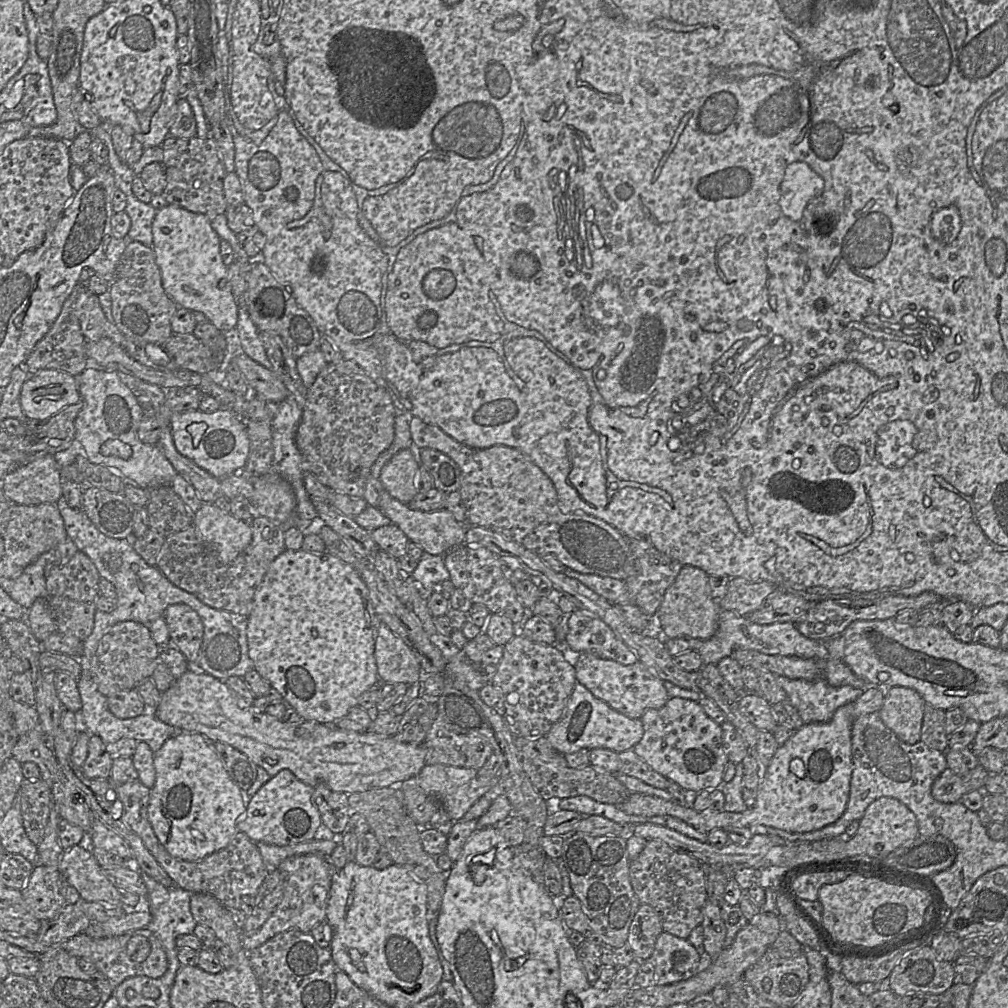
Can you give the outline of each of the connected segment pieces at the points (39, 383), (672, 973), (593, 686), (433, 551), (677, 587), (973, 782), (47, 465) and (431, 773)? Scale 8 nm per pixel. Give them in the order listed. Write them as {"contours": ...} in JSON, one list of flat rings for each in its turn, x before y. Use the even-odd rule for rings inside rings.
{"contours":[[[41,369,29,375,20,392,20,404,28,420,46,421,64,407,80,400,75,377,56,369]],[[664,931,657,938,652,956,646,961,654,965,659,986,688,980,700,971,702,965,702,957,687,939]],[[589,653,577,654,573,659,577,682,585,686,596,698,630,719,641,719,648,709,660,709,669,698,663,680,640,661,622,665]],[[387,490,381,498,379,508,407,535,410,541,431,555,445,555,452,548,465,543,466,526,459,523,446,508,433,512,413,509,393,498]],[[685,565,668,587,657,611,664,640,698,638,704,641,715,634,721,608,718,601,709,594,708,577,709,575,702,569]],[[980,764,966,774,955,774,948,767,934,781,933,798,942,803,960,801,968,792,983,789,990,773]],[[43,454,17,467,2,479,1,488,14,504,56,504,63,495,60,467,54,454]],[[426,764,417,777,422,789,439,800,446,813,455,822,460,821,469,809,497,782,497,776,493,779,481,777,477,769,445,764]]]}

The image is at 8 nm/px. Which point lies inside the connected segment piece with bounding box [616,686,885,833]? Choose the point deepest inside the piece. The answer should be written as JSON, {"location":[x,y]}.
{"location":[806,786]}

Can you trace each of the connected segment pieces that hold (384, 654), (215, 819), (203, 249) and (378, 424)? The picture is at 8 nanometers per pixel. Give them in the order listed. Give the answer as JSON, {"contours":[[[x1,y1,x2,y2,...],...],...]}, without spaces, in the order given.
{"contours":[[[381,620,375,641,375,659,381,682,412,685,423,677,414,652]],[[179,731,174,736,167,739,162,747,154,753,154,765,156,769,156,782,151,789,151,798,148,806,148,818,157,838,166,848,166,850,177,859,195,862,224,849,237,833,237,825,240,821,242,821,243,815,247,811,247,807,244,805,242,790,229,776,213,743,202,734,196,732]],[[175,205,157,211,152,222,153,251,161,272,165,293,178,307,203,313,208,321,220,331,232,330,238,321,239,306,227,282,227,266,220,254,221,239,211,226,211,220,201,213,194,213]],[[343,359,327,363,308,390,296,432,295,443,303,459,304,471,312,473,330,489,352,497,364,497,375,460,394,440,396,416,397,411,389,392,376,384,355,362]]]}

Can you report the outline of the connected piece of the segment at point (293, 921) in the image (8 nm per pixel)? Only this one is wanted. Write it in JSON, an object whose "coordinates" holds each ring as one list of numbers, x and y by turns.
{"coordinates":[[315,854,291,856,277,868,284,879,284,894,269,919,253,934,242,933,242,944,247,952,258,948,269,939,288,930,299,930,304,933,319,923,326,922,326,908,331,886,328,859]]}

